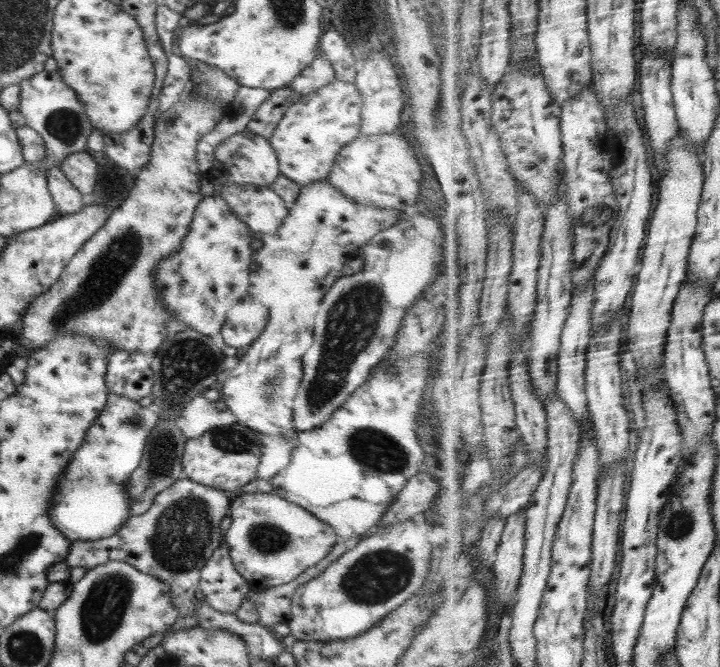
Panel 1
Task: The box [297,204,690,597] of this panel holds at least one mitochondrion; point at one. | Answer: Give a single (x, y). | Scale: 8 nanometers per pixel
(351, 323)

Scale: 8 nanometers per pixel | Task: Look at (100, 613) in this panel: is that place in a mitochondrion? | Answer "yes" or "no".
yes

